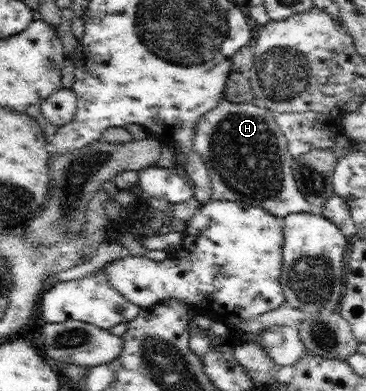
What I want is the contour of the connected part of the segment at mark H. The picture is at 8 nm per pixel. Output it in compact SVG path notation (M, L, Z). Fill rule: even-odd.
M222 97L216 108L204 113L196 122L194 149L204 159L210 174L210 200L260 206L279 220L290 213L312 213L311 204L298 191L287 137L276 124L273 112L251 101L232 102Z

